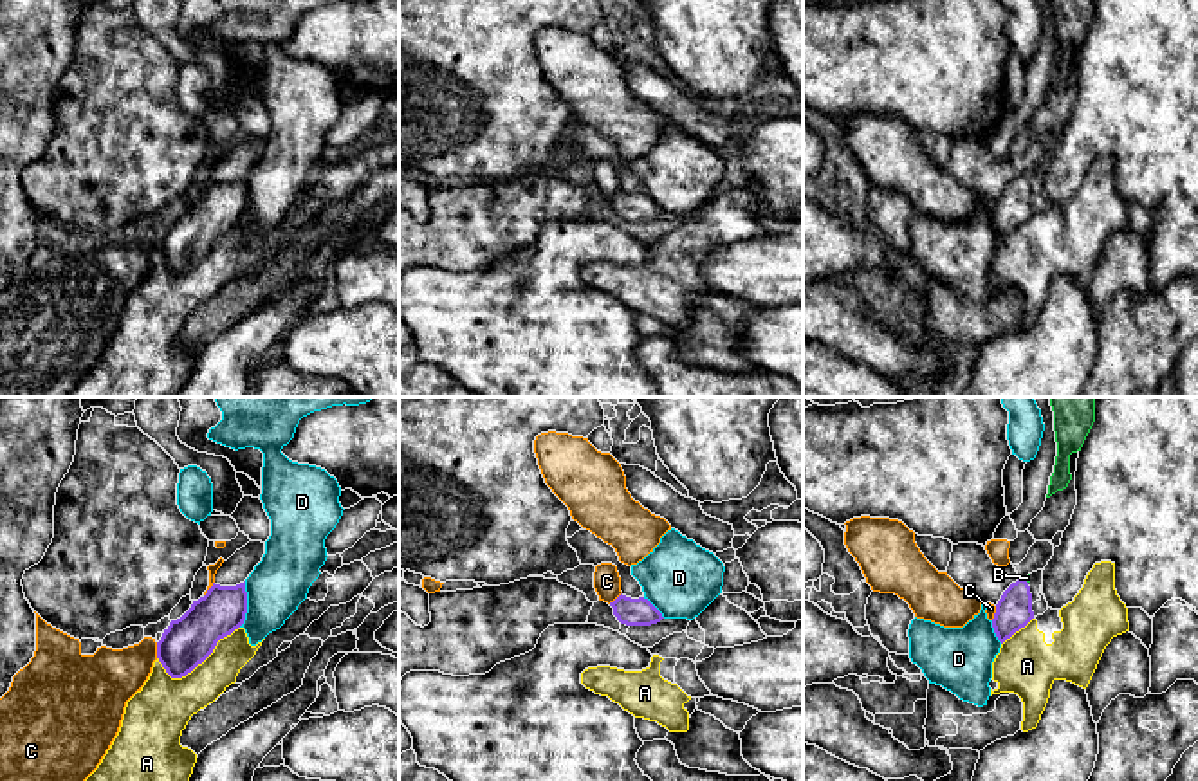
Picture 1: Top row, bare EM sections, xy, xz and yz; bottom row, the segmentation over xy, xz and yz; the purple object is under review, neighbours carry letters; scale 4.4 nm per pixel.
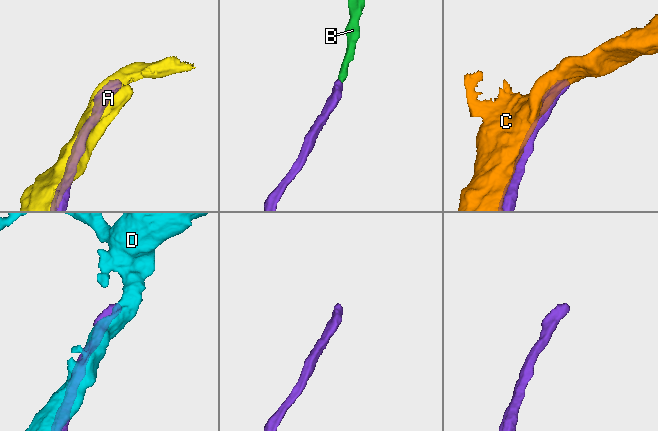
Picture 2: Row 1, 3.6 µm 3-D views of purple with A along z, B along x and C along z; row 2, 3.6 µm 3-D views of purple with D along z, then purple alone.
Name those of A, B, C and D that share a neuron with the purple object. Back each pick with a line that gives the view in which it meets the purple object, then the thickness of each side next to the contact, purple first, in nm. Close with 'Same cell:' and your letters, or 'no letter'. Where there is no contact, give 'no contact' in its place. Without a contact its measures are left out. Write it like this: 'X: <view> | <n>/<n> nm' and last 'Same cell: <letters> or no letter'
B: yz | 160/20 nm
Same cell: B

